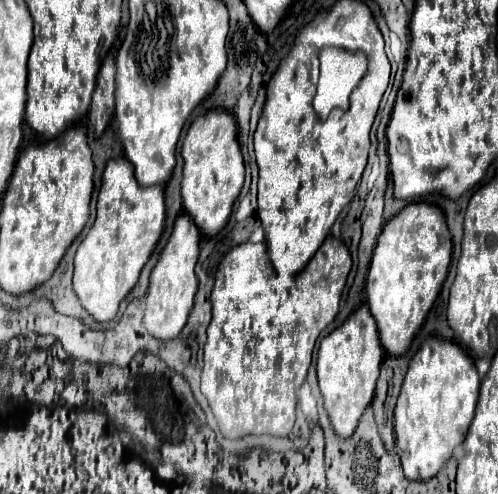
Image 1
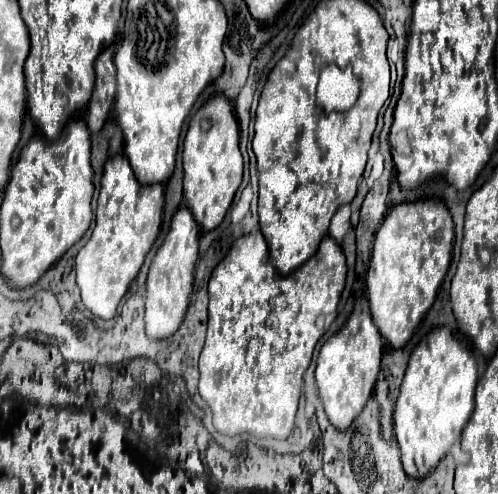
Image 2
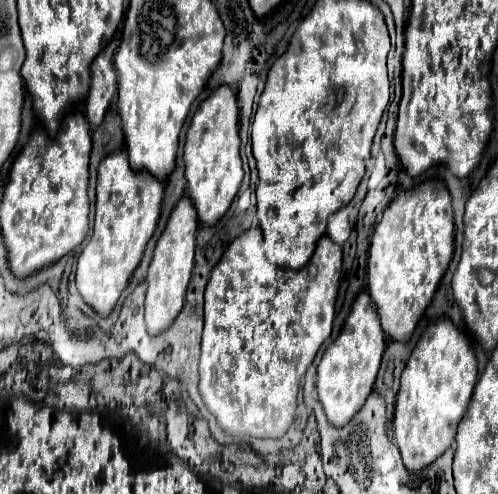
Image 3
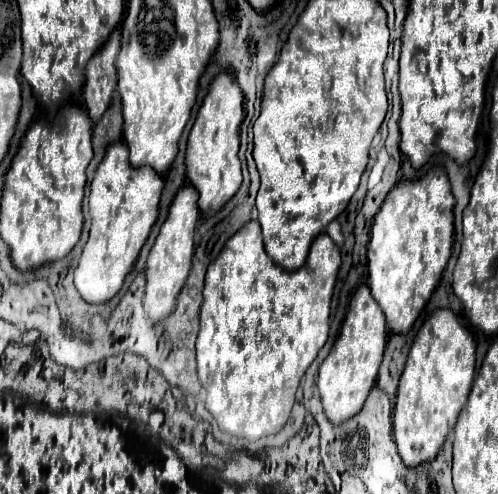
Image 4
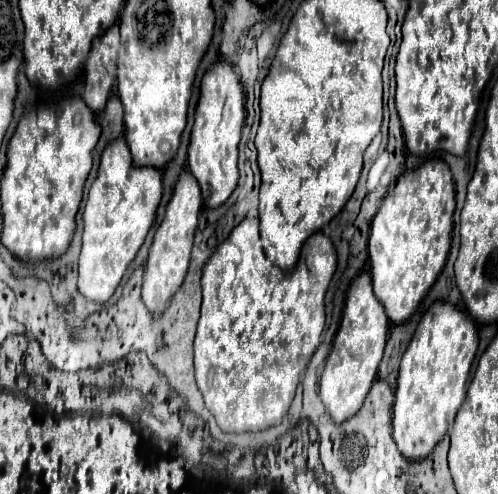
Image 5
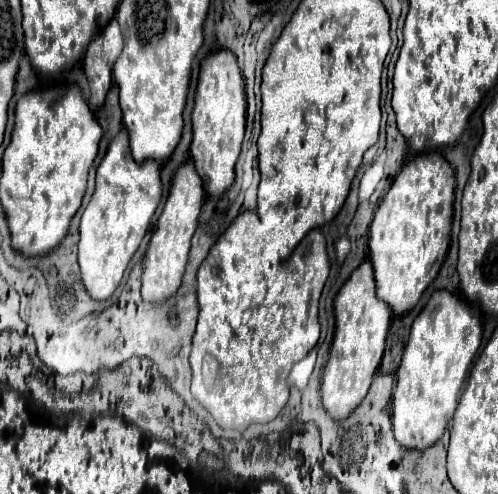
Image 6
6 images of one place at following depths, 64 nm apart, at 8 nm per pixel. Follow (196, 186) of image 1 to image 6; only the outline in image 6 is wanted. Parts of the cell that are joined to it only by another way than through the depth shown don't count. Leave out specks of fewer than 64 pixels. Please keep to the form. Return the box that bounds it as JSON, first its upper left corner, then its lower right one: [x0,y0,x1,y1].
[190,52,246,198]

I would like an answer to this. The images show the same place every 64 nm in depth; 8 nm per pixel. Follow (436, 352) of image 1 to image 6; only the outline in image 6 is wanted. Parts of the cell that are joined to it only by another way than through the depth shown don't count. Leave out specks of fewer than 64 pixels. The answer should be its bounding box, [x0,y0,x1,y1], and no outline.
[392,290,482,450]

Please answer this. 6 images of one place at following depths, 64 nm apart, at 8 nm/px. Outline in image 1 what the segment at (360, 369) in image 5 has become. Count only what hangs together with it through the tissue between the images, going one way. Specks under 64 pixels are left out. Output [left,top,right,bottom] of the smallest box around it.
[318,304,384,438]

